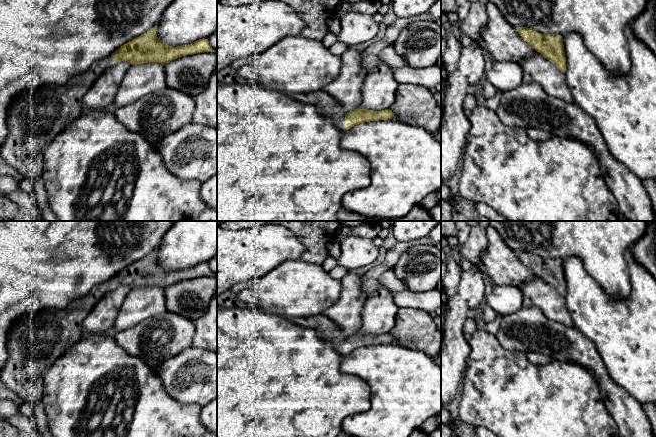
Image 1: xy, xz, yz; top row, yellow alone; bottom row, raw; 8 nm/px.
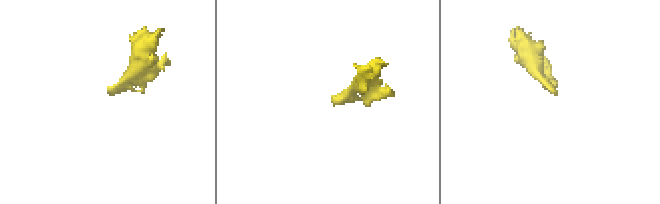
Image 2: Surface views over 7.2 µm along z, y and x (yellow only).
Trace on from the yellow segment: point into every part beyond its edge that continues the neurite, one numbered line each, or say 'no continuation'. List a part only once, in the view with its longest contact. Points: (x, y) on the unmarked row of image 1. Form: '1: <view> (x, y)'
1: xz (327, 329)

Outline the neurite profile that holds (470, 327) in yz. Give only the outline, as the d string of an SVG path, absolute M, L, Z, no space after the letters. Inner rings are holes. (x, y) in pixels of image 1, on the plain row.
M468 319L464 326L465 335L472 336L477 329L477 323L475 319Z

